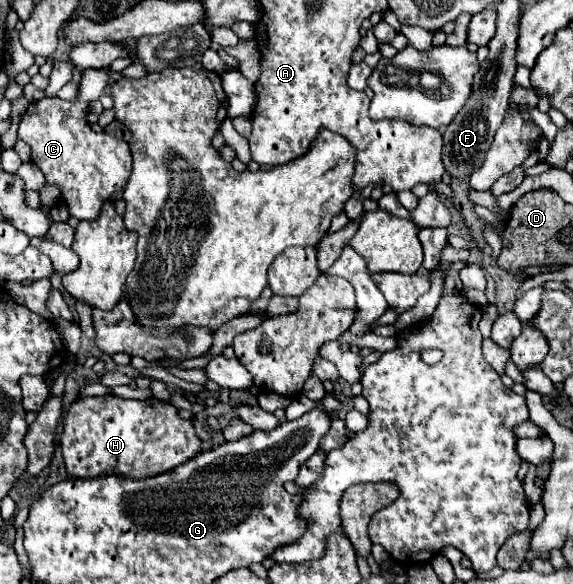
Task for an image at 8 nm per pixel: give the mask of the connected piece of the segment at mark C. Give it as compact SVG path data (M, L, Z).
M85 70L85 74L81 76L79 98L75 102L65 102L61 98L43 98L39 102L29 104L29 108L23 114L21 124L19 124L19 138L31 148L31 162L39 166L47 184L55 184L61 190L61 202L67 206L69 216L75 216L79 220L97 218L103 202L107 198L111 198L113 192L117 192L125 186L125 180L129 178L129 172L131 172L129 144L111 134L95 134L85 120L87 104L91 100L97 100L103 94L107 82L109 82L109 78L107 78L105 70Z

